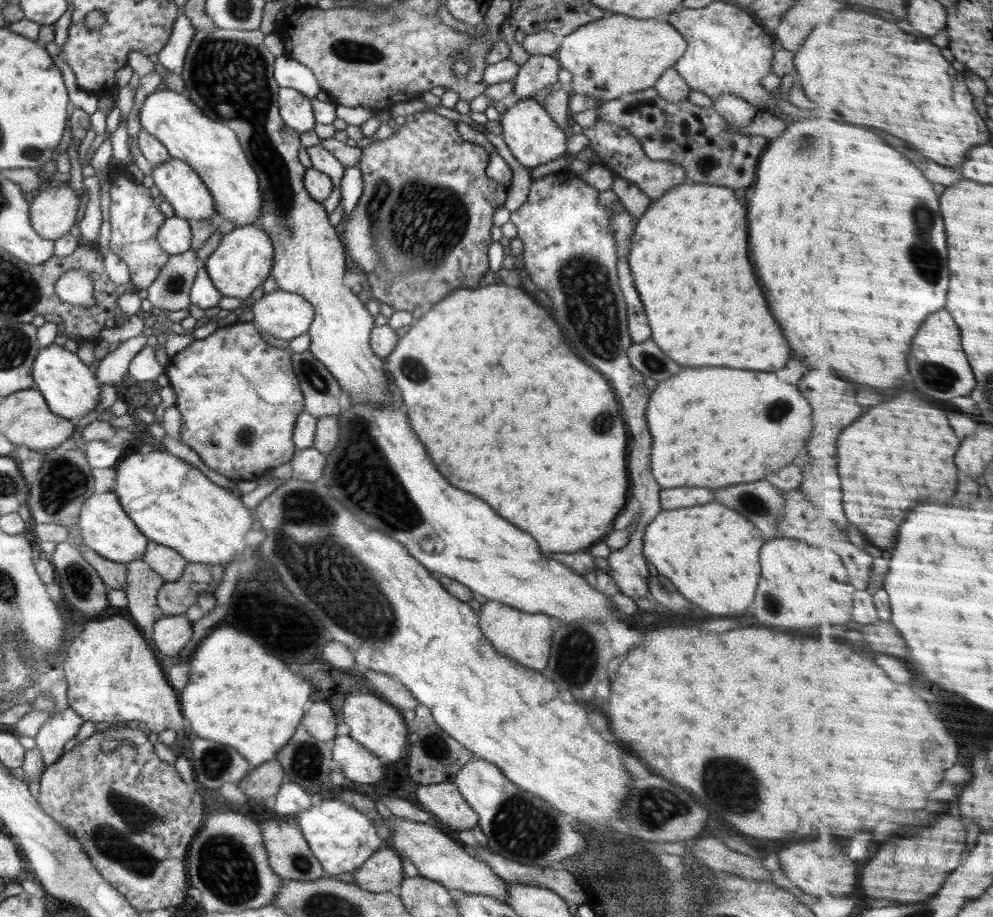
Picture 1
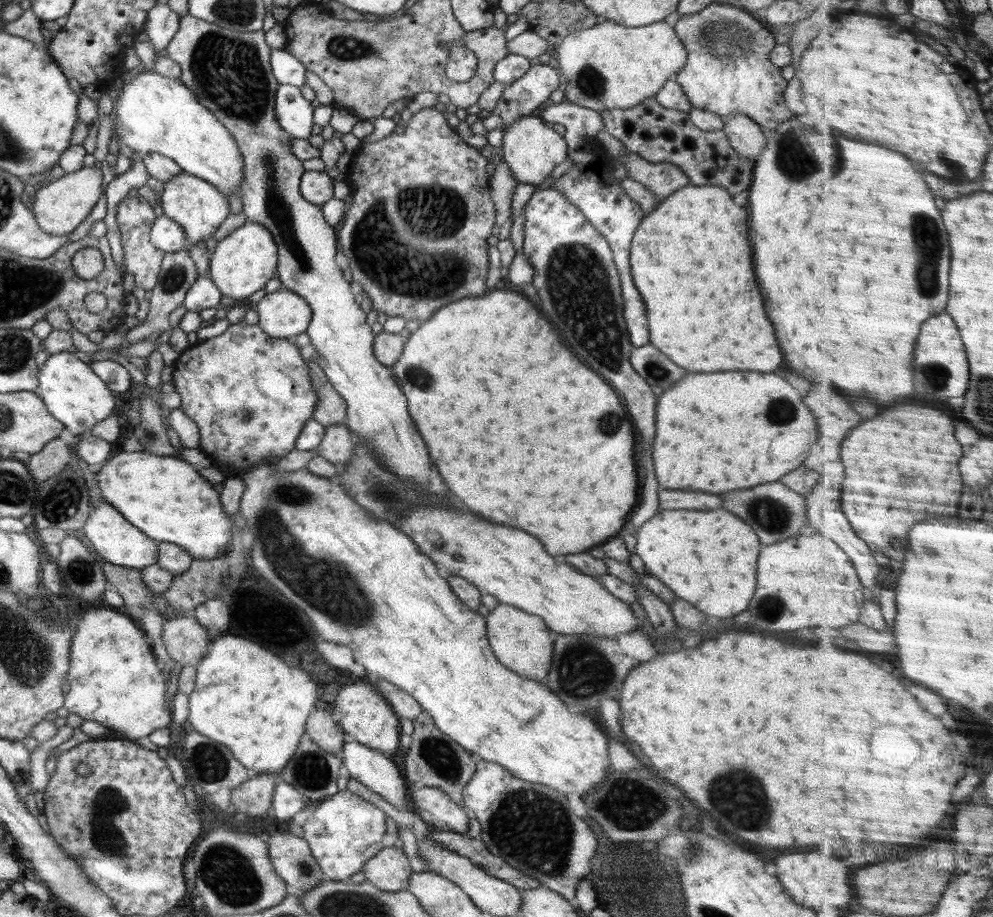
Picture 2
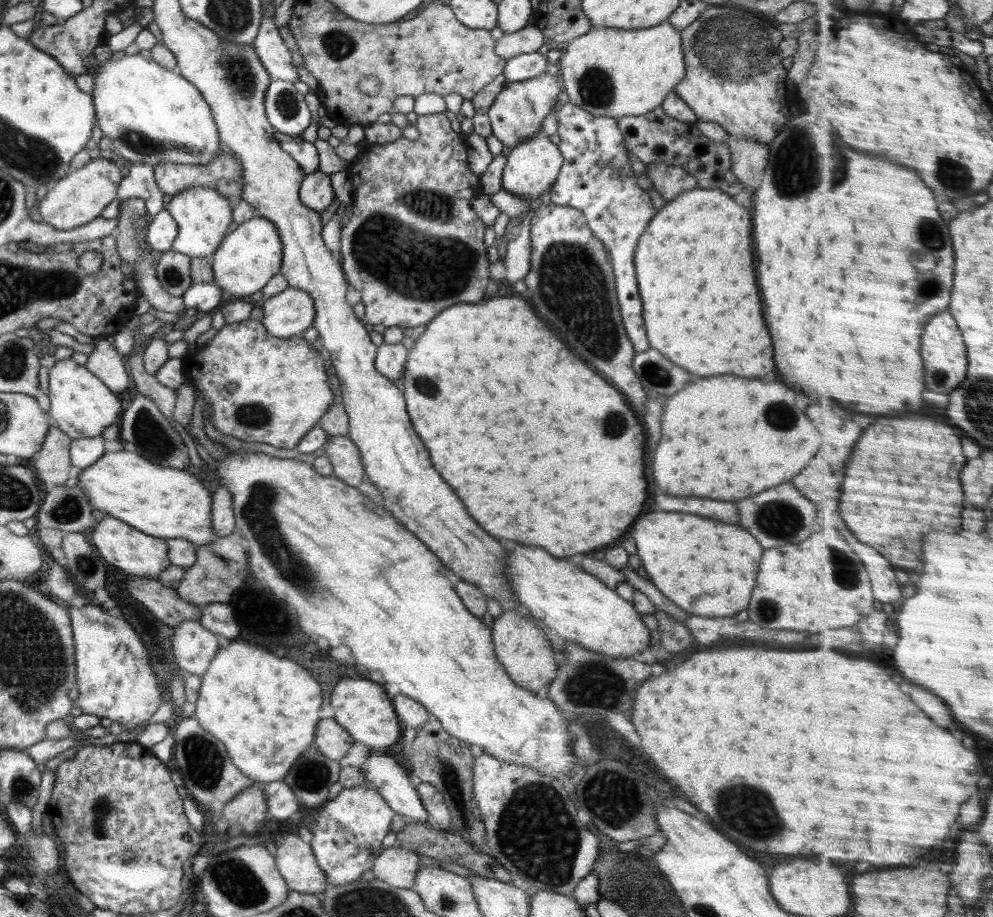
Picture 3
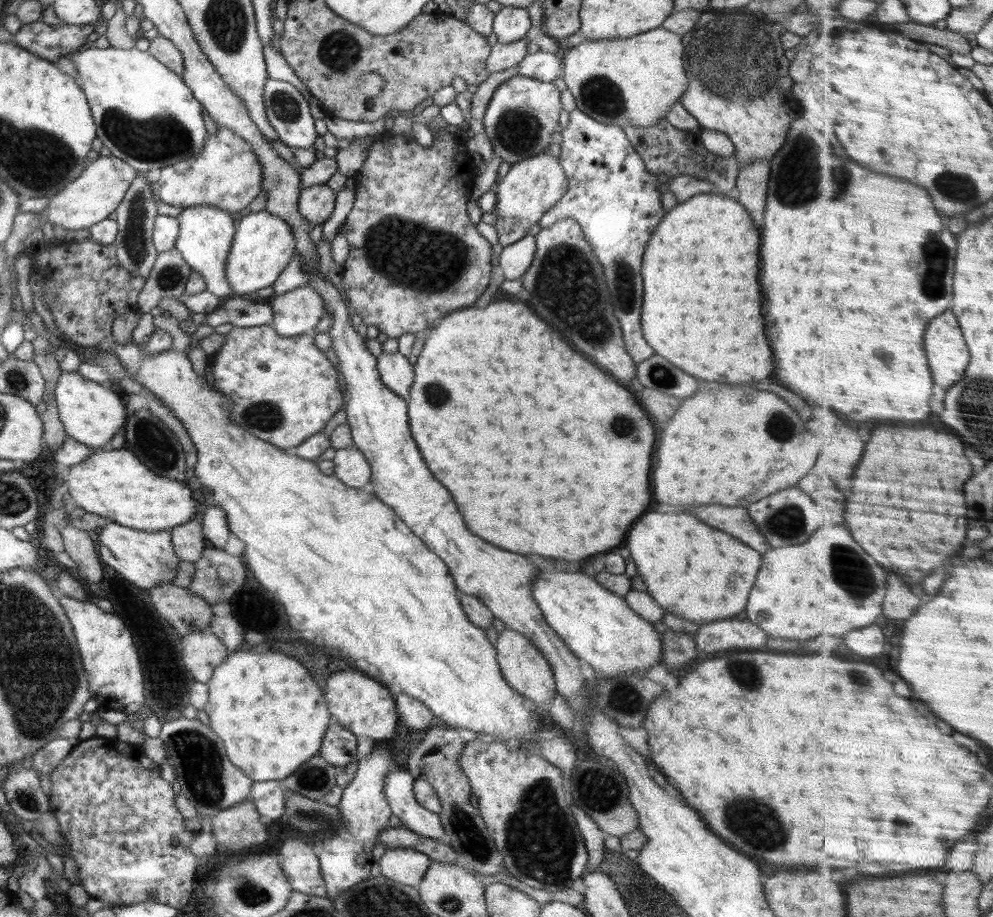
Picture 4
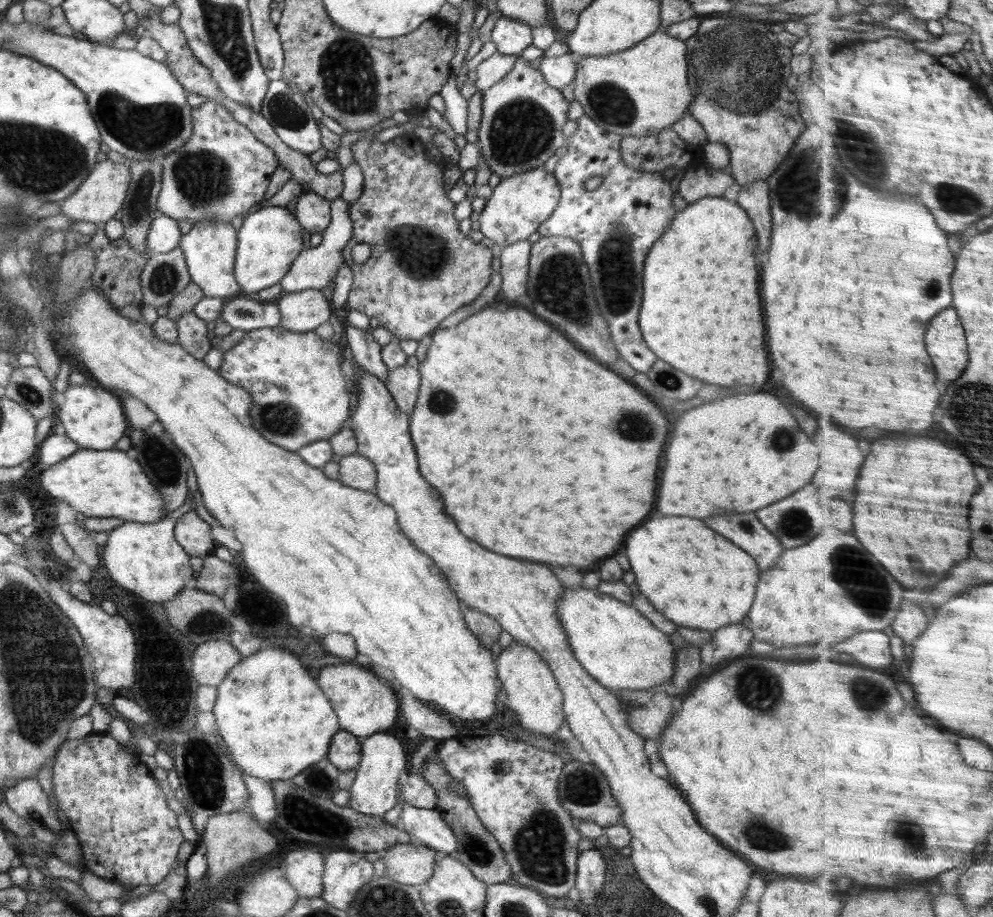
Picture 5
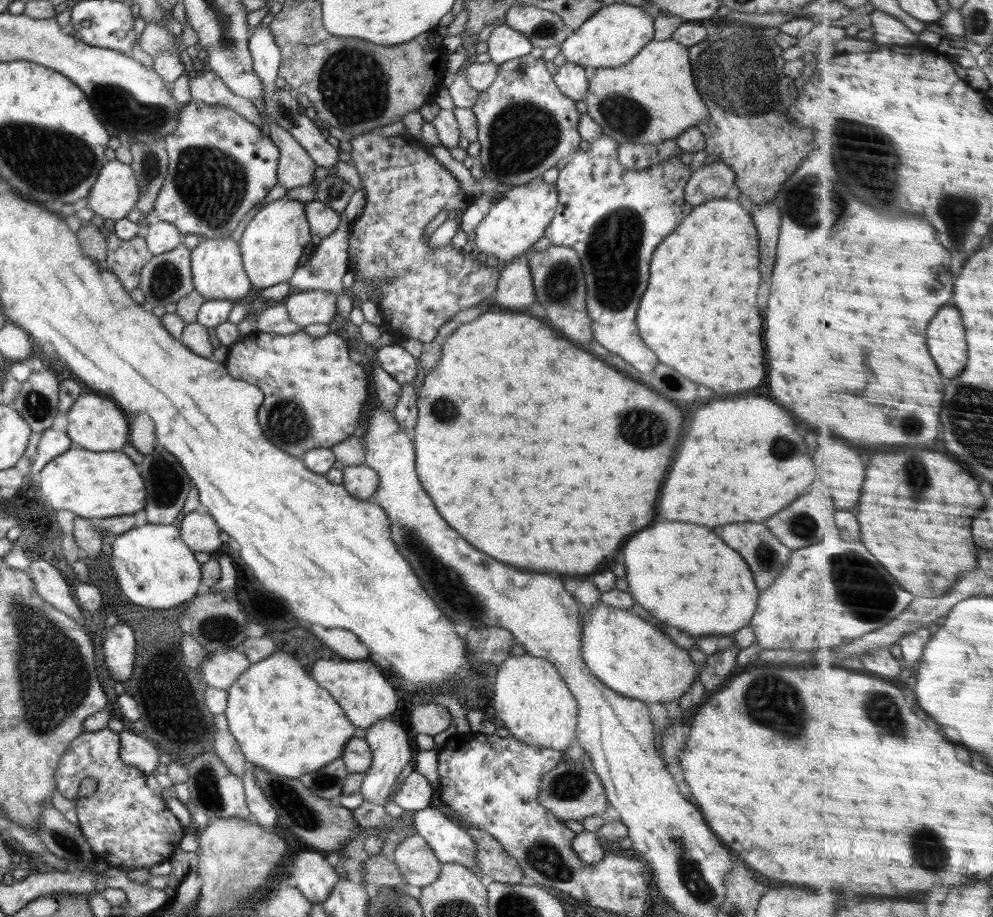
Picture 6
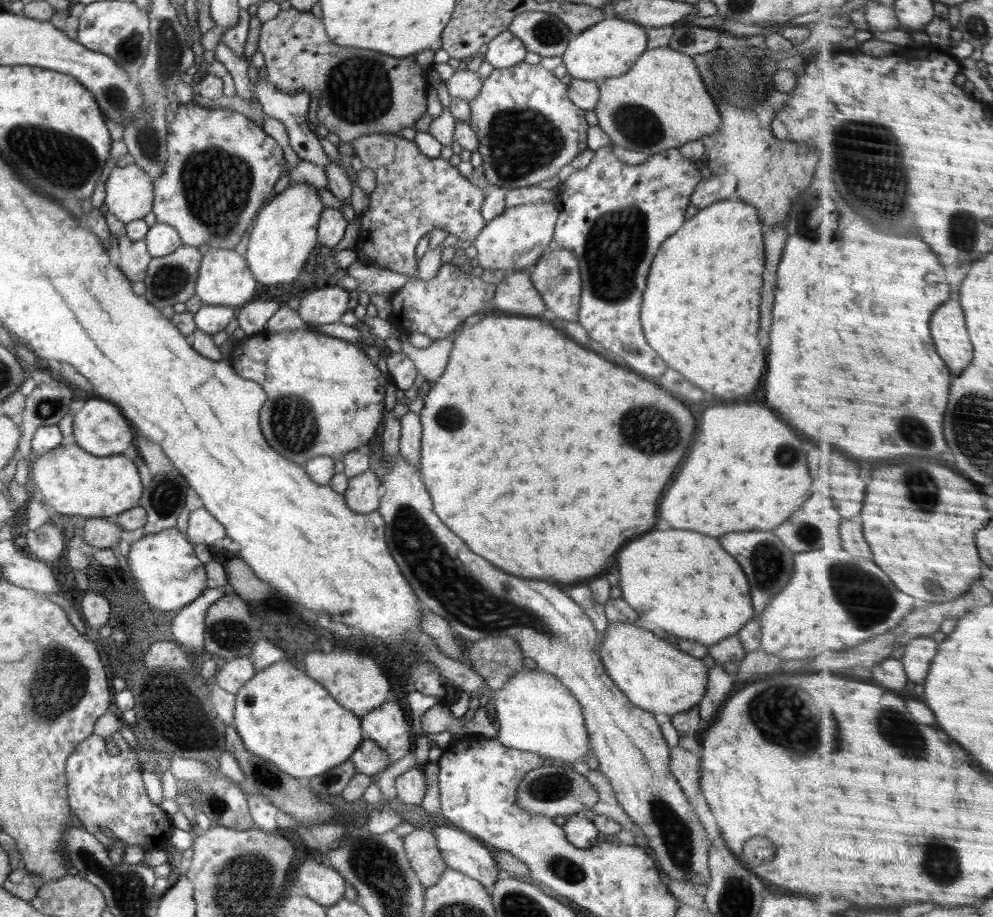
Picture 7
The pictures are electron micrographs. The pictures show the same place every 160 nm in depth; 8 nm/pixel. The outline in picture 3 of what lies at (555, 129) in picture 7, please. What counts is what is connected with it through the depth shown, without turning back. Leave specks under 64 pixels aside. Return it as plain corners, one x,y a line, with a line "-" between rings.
548,72
525,81
507,82
487,113
492,135
511,149
534,136
541,131
544,118
558,108
557,99
562,89
561,79
551,76

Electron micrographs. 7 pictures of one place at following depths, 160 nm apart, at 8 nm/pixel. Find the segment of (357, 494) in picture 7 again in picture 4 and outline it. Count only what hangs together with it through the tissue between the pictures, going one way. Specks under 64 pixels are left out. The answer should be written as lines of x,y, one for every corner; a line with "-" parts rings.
353,445
336,449
334,459
335,474
348,486
361,489
371,482
371,468
366,457

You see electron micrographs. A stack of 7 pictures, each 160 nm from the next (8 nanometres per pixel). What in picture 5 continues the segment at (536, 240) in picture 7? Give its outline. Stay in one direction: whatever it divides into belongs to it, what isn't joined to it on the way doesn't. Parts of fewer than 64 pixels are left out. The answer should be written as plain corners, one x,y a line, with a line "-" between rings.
539,167
524,173
504,178
493,188
486,206
479,212
480,232
500,247
514,244
519,240
528,240
551,214
559,203
560,185
554,179
554,172
546,172

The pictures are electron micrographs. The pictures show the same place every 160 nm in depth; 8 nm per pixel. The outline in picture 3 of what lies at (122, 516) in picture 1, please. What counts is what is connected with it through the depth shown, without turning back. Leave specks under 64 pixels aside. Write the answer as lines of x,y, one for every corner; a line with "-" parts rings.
104,515
92,530
92,545
96,553
109,565
120,568
129,576
152,579
158,578
163,570
171,566
164,539
143,534
140,530
135,530
126,523
118,521
118,518

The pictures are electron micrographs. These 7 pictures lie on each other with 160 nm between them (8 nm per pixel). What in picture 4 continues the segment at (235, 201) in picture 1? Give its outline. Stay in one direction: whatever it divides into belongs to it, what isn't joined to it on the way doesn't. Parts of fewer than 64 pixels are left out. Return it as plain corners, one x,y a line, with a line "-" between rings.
86,48
76,50
67,57
82,82
80,88
84,91
97,126
96,137
102,140
103,146
110,149
112,156
127,162
138,173
156,174
163,166
172,166
184,159
197,157
203,149
208,130
204,125
202,104
194,98
182,77
172,73
148,52
136,48

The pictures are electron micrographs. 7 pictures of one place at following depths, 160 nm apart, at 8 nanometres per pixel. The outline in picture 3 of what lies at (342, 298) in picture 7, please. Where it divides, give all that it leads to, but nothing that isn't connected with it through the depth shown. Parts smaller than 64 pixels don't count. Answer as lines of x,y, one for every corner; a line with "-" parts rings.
288,287
266,298
261,323
276,338
300,337
315,319
313,298
305,291

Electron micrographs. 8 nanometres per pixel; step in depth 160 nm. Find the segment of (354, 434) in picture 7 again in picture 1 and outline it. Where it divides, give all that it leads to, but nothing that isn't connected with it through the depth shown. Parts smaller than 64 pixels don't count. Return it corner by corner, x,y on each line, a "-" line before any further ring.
246,322
234,323
226,328
217,328
212,334
206,336
206,338
196,339
188,347
170,357
165,374
168,377
172,390
177,396
175,407
180,411
182,419
180,429
181,442
192,448
208,468
212,468
214,472
218,472
222,476
226,476
226,478
234,481
254,481
261,478
270,469
290,462
295,456
296,448
292,440
292,435
295,420
301,412
305,411
305,406
300,381
292,370
290,355
288,349
277,348
266,343
262,339
260,332
258,332
257,326
253,322

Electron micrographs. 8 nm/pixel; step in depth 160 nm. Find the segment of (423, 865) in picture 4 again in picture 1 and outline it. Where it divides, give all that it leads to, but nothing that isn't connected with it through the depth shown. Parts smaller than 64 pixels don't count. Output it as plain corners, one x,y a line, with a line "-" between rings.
385,844
354,872
355,883
364,890
398,895
406,876
402,863
396,850

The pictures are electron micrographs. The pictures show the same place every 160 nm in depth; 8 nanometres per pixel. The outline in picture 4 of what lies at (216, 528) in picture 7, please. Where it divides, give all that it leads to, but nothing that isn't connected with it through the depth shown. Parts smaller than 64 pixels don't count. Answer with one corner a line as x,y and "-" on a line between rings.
199,512
194,516
192,522
174,526
170,531
170,540
174,548
174,554
180,561
188,561
195,564
202,557
202,552
206,549
208,541
202,534
202,515

